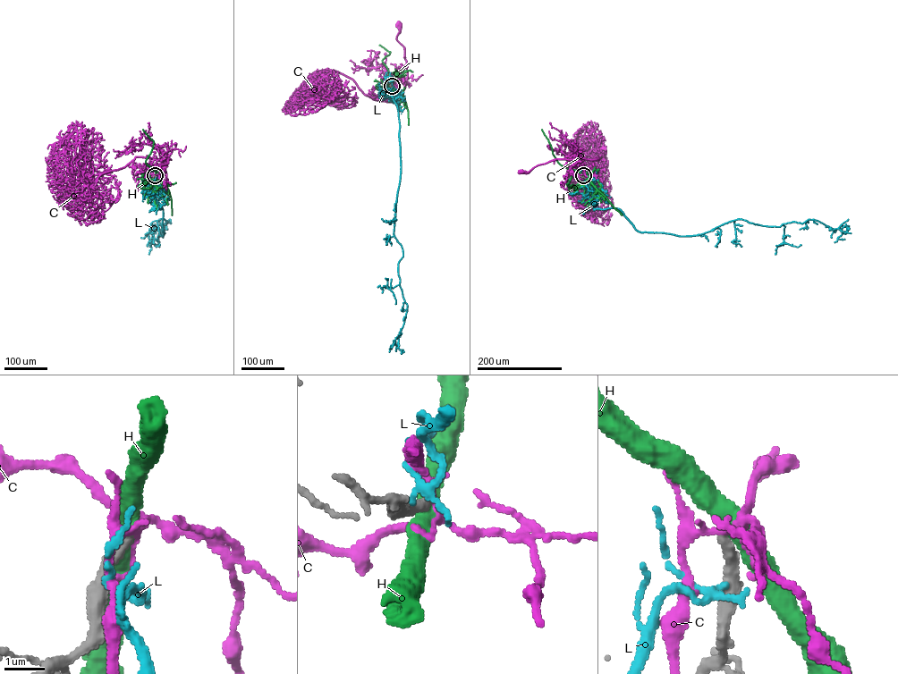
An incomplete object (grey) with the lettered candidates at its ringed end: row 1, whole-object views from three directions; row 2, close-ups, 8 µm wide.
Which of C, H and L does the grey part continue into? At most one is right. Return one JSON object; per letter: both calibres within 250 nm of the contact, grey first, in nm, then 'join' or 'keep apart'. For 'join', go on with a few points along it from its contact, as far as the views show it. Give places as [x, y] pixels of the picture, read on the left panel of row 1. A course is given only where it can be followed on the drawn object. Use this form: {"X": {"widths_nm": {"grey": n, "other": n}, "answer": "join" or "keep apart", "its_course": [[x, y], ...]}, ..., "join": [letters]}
{"C": {"widths_nm": {"grey": 280, "other": 180}, "answer": "keep apart"}, "H": {"widths_nm": {"grey": 320, "other": 480}, "answer": "keep apart"}, "L": {"widths_nm": {"grey": 360, "other": 120}, "answer": "keep apart"}, "join": []}

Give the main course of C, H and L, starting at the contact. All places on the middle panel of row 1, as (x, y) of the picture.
C: (392, 86), (389, 88), (391, 89), (399, 79), (404, 81), (407, 79), (404, 49), (396, 39), (400, 24)
H: (392, 86), (392, 80), (382, 61), (390, 52), (379, 45)
L: (391, 86), (390, 96), (383, 95), (391, 94), (399, 122), (393, 233), (407, 310), (391, 348)

